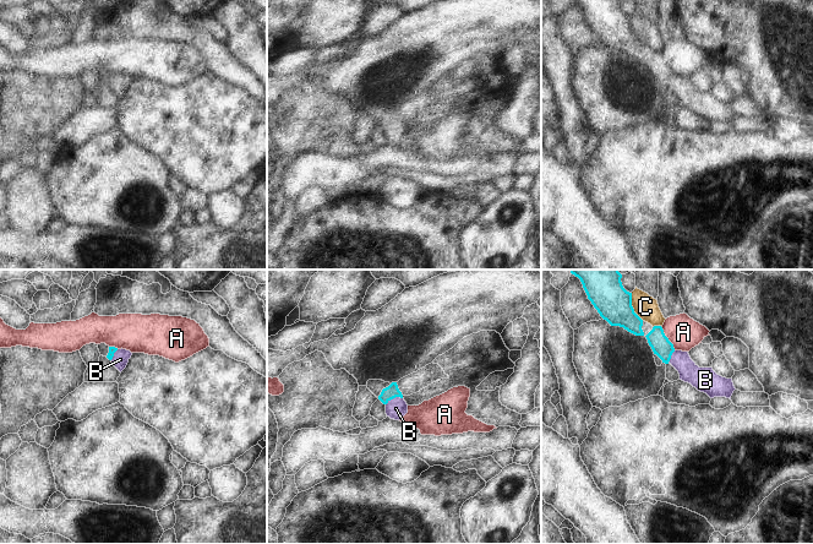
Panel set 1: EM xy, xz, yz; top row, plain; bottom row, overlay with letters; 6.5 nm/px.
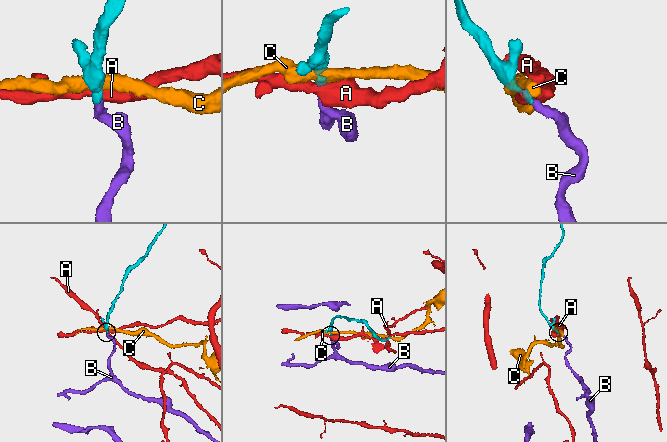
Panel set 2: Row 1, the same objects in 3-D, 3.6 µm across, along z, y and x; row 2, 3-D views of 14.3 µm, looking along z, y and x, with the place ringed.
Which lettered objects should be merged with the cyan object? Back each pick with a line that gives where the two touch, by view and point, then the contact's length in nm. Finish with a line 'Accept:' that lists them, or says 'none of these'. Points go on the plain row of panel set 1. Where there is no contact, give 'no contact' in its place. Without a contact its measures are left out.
B: xz (393, 123) | 120 nm
Accept: B

